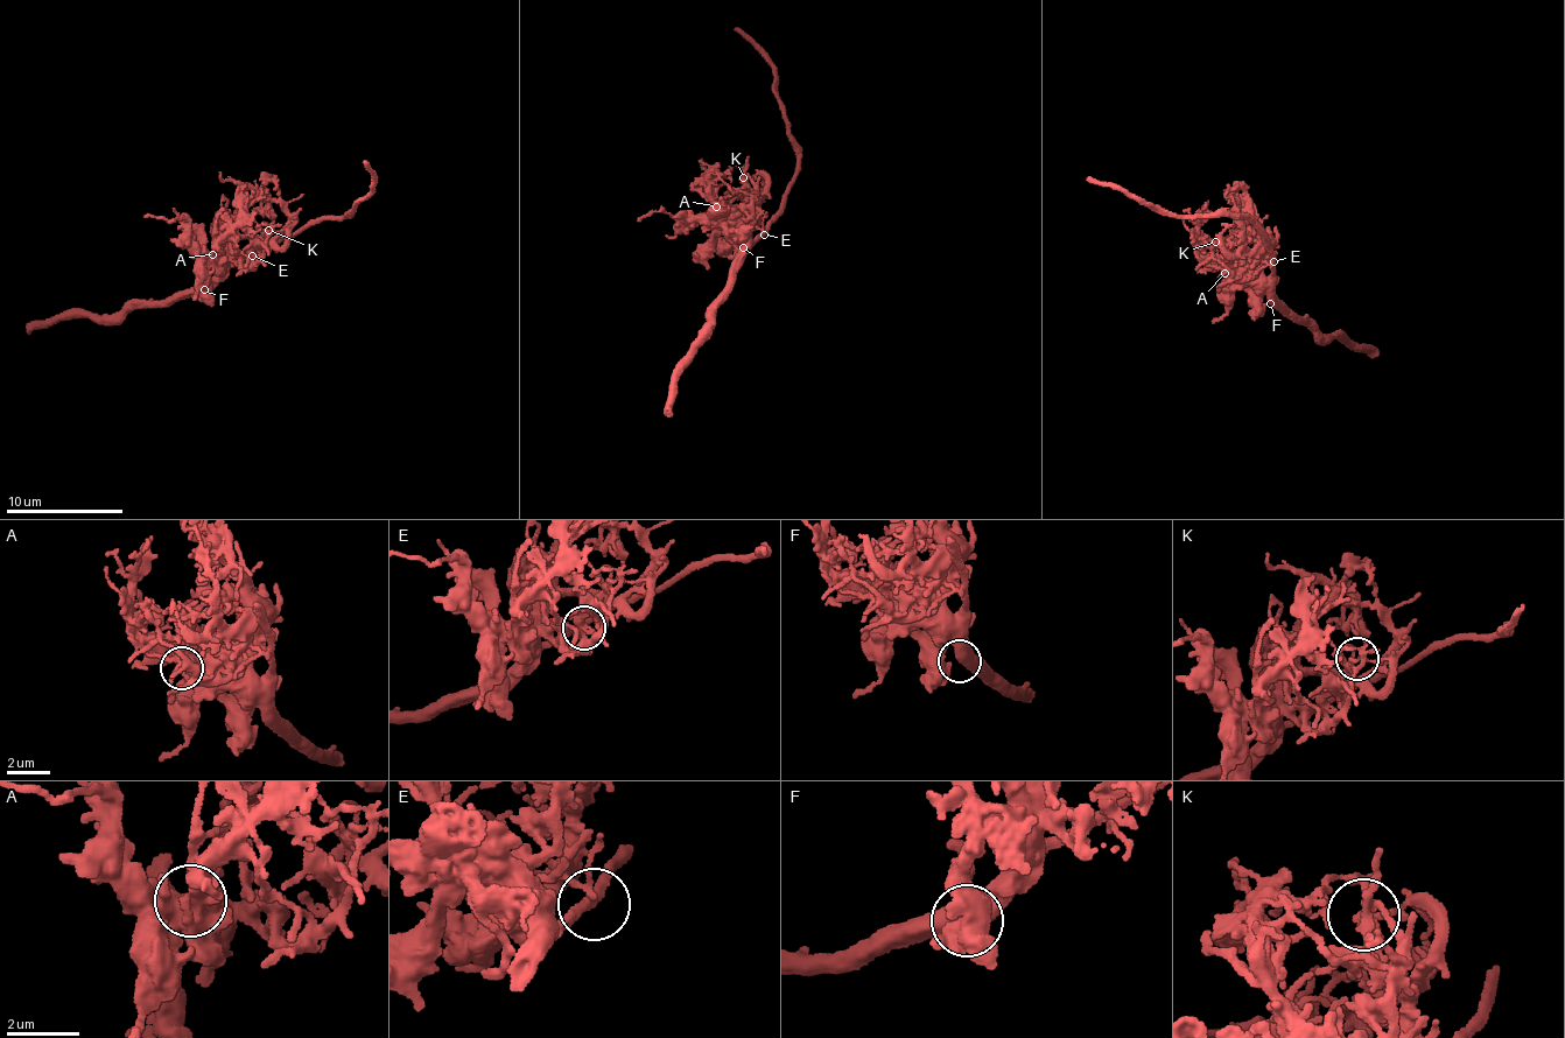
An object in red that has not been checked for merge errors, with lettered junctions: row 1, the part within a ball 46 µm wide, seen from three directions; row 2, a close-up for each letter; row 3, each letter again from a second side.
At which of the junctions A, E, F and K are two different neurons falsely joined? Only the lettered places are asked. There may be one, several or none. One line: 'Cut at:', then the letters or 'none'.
Cut at: none

